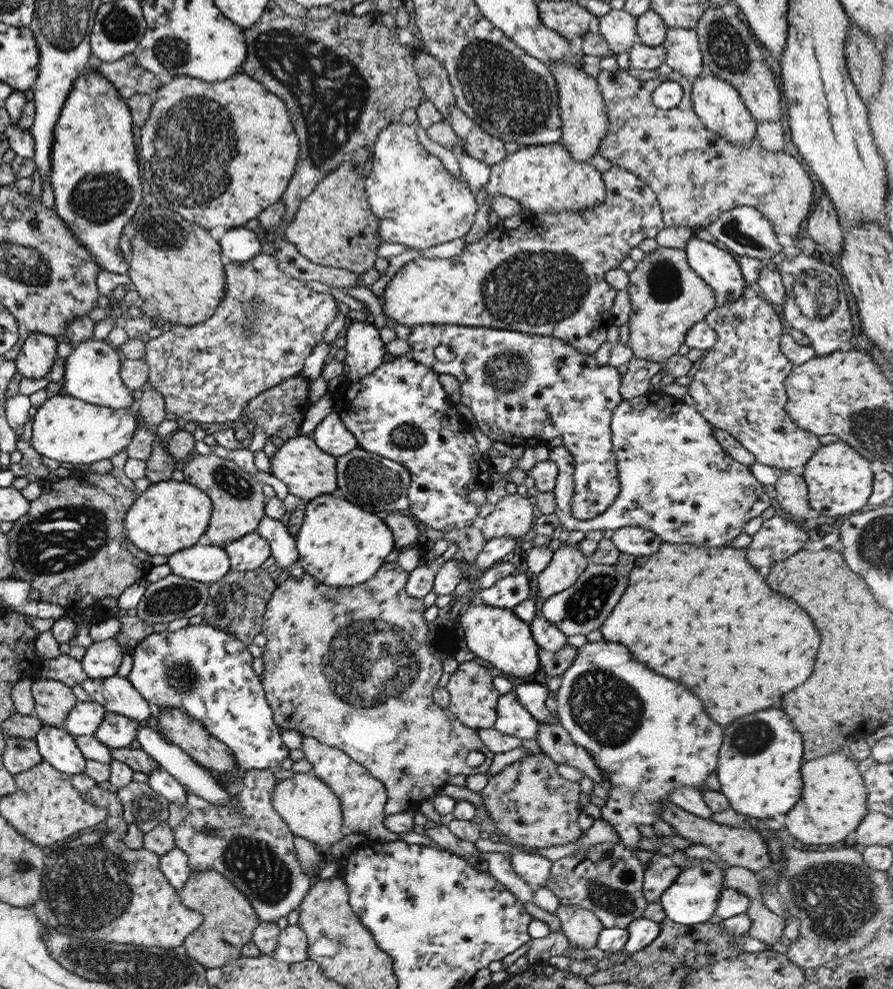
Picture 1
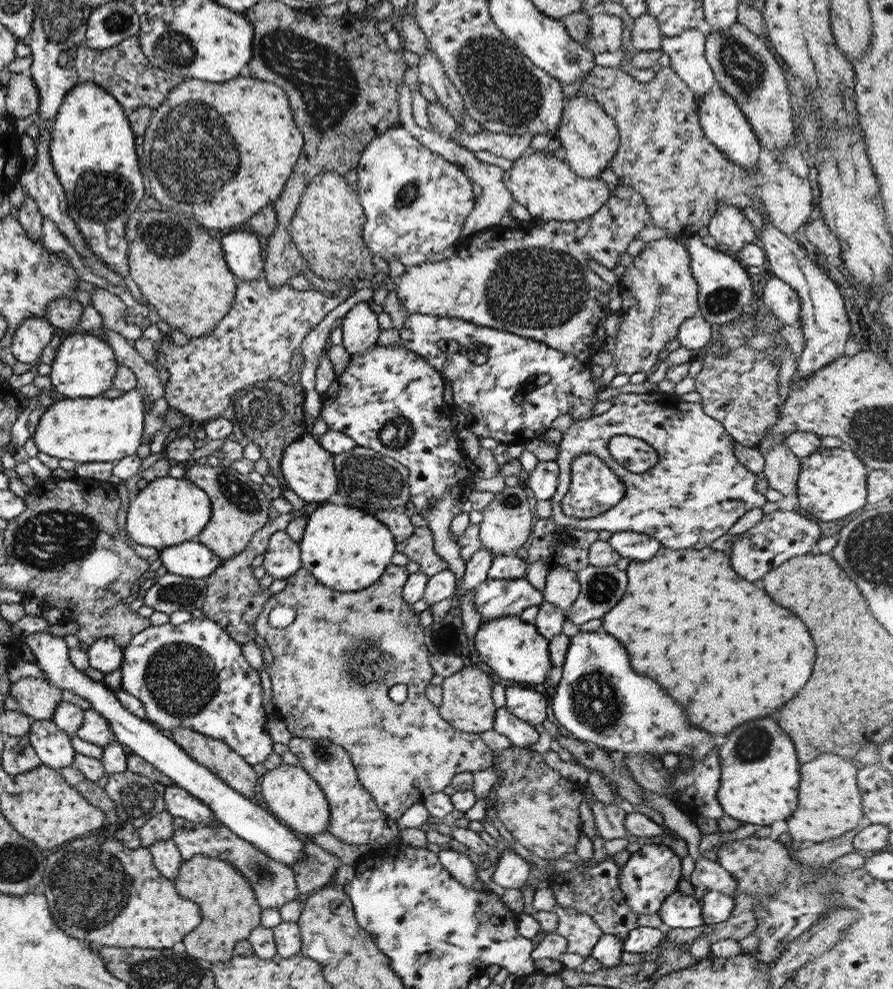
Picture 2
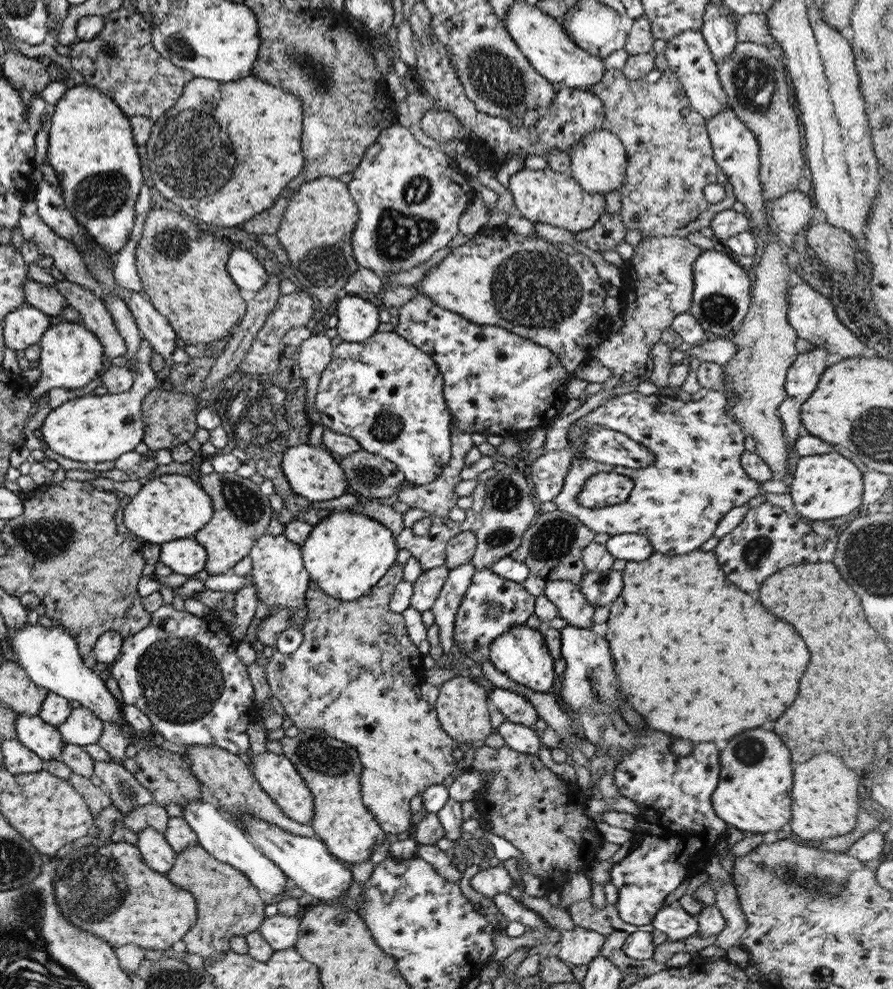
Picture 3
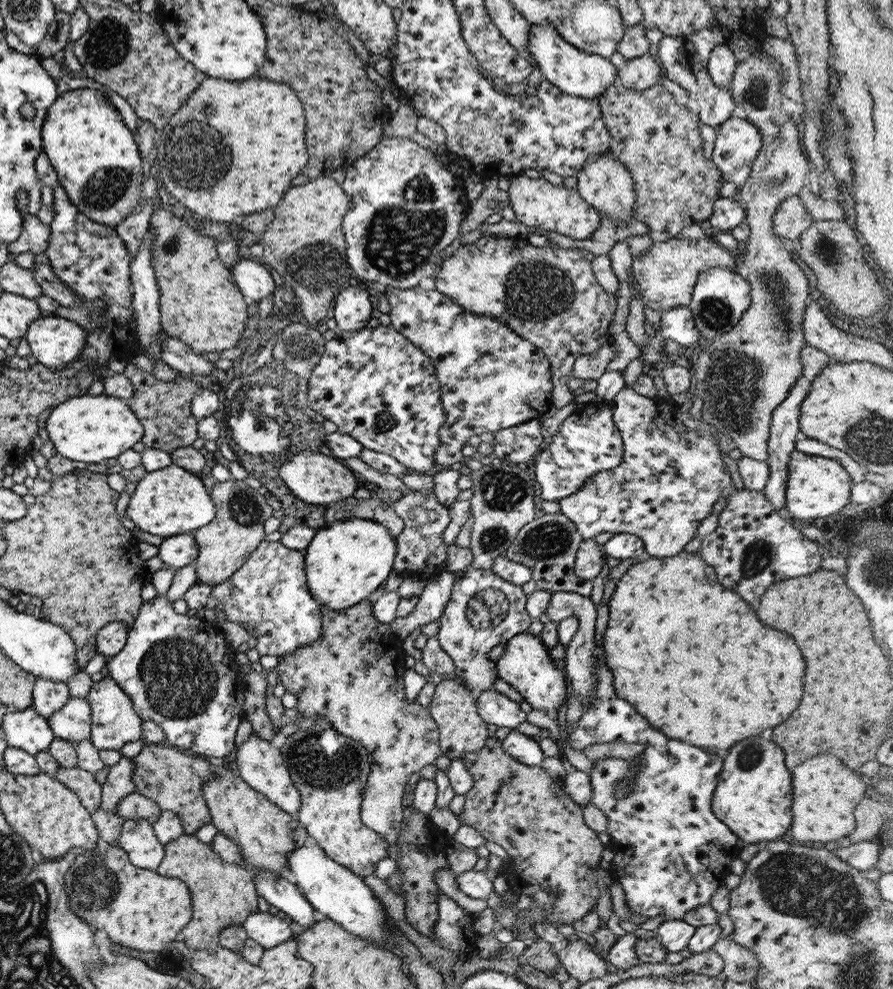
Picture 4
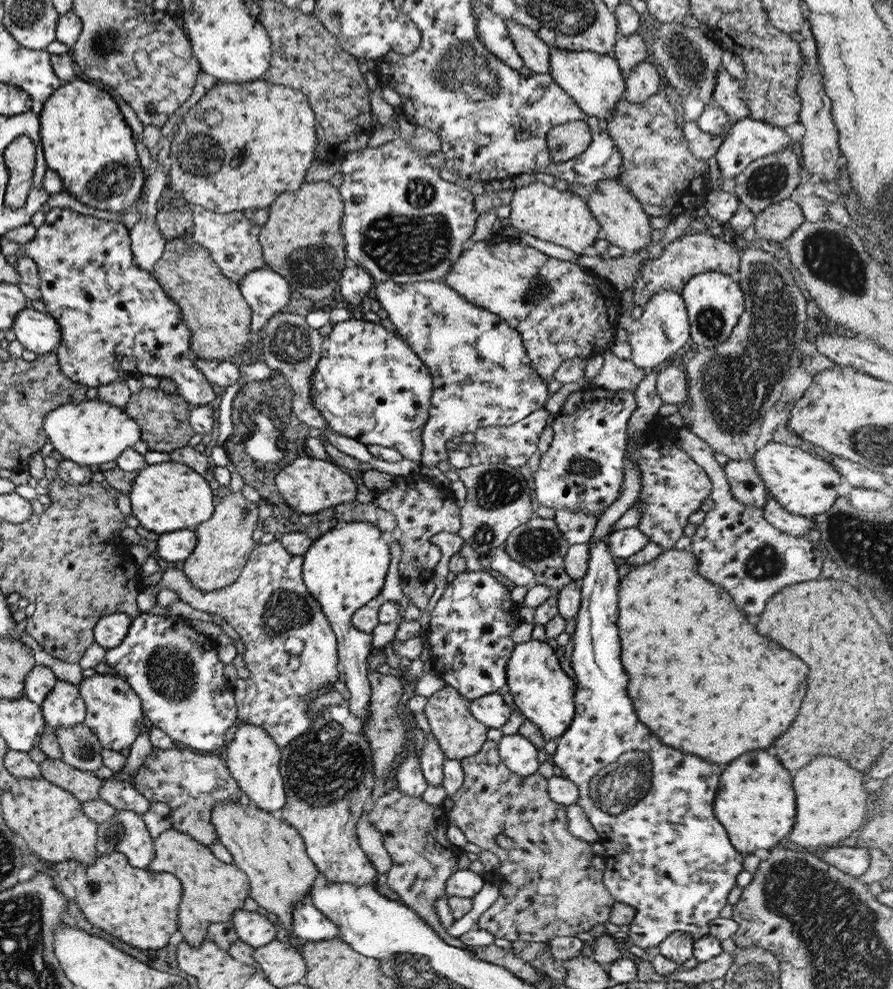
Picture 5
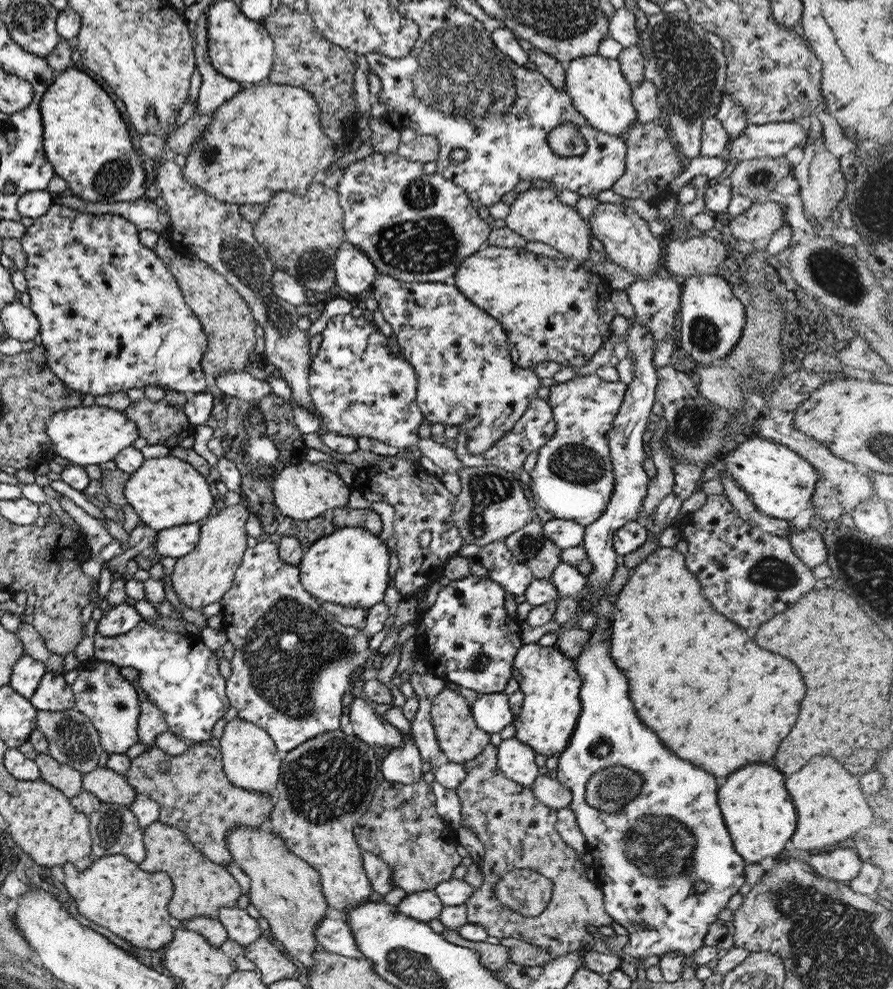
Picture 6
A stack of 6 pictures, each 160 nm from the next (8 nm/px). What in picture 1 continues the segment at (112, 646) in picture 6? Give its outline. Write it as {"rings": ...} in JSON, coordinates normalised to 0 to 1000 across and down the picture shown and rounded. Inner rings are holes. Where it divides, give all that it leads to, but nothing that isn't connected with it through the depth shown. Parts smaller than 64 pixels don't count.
{"rings":[[[226,629],[196,638],[185,636],[159,645],[149,654],[147,661],[149,669],[141,687],[167,711],[169,724],[187,715],[196,715],[209,721],[256,756],[264,776],[272,780],[306,778],[324,764],[324,757],[315,746],[315,738],[307,734],[305,718],[297,706],[290,683],[281,674],[282,664],[277,653],[260,641]]]}

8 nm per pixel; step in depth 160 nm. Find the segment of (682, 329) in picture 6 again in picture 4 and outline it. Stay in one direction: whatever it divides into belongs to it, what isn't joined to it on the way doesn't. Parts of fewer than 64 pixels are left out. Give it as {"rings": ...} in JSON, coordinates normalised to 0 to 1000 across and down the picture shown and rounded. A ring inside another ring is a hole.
{"rings":[[[789,270],[781,278],[770,312],[774,314],[785,347],[797,345],[816,336],[840,308],[840,289],[825,274],[812,270]]]}

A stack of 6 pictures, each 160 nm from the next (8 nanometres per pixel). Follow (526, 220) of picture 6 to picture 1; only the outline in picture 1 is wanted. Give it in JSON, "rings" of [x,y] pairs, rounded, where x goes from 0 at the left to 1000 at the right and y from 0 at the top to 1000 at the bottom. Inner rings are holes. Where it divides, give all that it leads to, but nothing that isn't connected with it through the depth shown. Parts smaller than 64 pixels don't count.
{"rings":[[[626,144],[610,147],[592,147],[567,155],[566,160],[549,168],[545,190],[545,207],[558,196],[573,200],[588,217],[599,218],[608,214],[653,214],[673,206],[677,189],[672,175],[660,164],[646,164]]]}

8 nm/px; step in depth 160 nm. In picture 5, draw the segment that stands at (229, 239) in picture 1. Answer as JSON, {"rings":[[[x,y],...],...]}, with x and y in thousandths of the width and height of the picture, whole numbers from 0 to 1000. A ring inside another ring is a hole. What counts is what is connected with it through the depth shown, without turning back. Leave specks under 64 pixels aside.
{"rings":[[[301,271],[274,276],[267,292],[280,311],[280,333],[287,336],[324,305],[324,286]]]}

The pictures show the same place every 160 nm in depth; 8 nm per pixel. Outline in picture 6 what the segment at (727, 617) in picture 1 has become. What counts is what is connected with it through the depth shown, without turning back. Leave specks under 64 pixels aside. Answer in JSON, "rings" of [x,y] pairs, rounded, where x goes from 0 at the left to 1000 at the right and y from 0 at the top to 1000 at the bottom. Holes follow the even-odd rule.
{"rings":[[[733,554],[704,578],[703,585],[686,609],[682,659],[704,690],[704,708],[711,714],[713,726],[718,726],[718,730],[727,738],[736,740],[736,746],[742,750],[742,754],[754,758],[758,762],[758,766],[767,766],[767,768],[776,770],[776,775],[803,785],[804,790],[807,785],[814,785],[821,779],[825,779],[839,770],[854,770],[857,766],[863,766],[868,762],[875,746],[886,738],[886,734],[892,726],[892,720],[895,720],[895,710],[901,702],[901,694],[895,684],[895,677],[881,665],[848,655],[848,651],[841,645],[837,645],[837,641],[828,633],[812,627],[807,621],[803,621],[791,607],[781,585],[767,574],[766,562],[753,554]]]}

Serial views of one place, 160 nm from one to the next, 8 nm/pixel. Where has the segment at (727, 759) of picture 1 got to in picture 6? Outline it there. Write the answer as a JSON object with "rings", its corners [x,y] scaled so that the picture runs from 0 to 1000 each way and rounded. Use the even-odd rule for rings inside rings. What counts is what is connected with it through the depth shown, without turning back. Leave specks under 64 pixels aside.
{"rings":[[[839,772],[810,788],[802,803],[821,859],[837,874],[849,873],[857,866],[868,869],[890,837],[890,817],[879,801],[877,785],[863,775]]]}

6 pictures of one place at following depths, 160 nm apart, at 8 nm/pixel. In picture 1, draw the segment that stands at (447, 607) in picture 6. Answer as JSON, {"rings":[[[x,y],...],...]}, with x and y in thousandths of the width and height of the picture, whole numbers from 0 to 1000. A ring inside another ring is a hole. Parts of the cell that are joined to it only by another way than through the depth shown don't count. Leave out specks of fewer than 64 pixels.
{"rings":[[[574,577],[566,584],[536,598],[540,610],[560,616],[573,616],[592,603],[592,586],[587,578]]]}

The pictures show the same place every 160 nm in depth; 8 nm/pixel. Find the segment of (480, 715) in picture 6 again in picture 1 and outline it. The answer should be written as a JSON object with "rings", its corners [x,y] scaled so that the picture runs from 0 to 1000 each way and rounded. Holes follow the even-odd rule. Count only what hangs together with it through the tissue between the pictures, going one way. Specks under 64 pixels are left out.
{"rings":[[[589,690],[581,691],[574,700],[579,705],[579,708],[583,711],[583,714],[588,715],[588,718],[592,719],[592,722],[597,723],[597,726],[604,730],[615,729],[615,718],[610,715],[610,708],[618,702],[614,700],[614,697],[606,690]]]}

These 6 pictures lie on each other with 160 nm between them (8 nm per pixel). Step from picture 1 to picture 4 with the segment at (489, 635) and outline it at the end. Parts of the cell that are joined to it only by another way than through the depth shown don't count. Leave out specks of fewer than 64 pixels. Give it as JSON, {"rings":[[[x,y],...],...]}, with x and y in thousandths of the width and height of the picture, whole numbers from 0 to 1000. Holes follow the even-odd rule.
{"rings":[[[590,639],[578,641],[567,647],[563,660],[553,669],[555,684],[581,701],[595,714],[595,719],[610,718],[623,720],[626,724],[630,721],[637,695],[628,672],[615,664],[614,658],[604,643]]]}

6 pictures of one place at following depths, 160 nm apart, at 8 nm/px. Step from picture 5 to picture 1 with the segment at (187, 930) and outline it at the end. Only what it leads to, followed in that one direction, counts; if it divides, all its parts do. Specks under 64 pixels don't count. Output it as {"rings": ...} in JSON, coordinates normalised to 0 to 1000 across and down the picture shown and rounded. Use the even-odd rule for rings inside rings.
{"rings":[[[237,878],[225,882],[214,881],[207,895],[198,901],[198,907],[203,915],[208,916],[211,920],[225,924],[227,930],[227,934],[222,936],[218,942],[212,944],[209,950],[205,952],[208,967],[216,969],[218,973],[222,973],[232,981],[246,979],[252,974],[261,973],[270,968],[268,965],[270,958],[281,951],[283,939],[291,931],[277,909],[265,901],[265,898],[259,895],[259,892],[252,886],[247,886]],[[250,942],[268,944],[268,954],[263,954],[263,957],[254,954],[247,949]]]}

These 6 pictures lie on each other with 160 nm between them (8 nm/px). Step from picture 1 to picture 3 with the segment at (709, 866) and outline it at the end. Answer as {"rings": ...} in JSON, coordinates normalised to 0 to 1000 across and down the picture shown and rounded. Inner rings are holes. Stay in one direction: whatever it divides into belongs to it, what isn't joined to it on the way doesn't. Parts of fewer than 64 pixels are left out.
{"rings":[[[757,914],[740,918],[729,930],[731,939],[747,945],[747,951],[765,950],[782,940],[779,928]]]}

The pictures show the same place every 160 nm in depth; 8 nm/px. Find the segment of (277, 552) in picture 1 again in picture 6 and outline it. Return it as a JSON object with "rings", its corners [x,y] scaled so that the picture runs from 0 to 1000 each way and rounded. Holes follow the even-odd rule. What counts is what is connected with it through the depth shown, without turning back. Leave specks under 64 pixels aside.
{"rings":[[[302,544],[298,547],[292,547],[283,552],[283,554],[277,554],[272,558],[269,571],[263,577],[259,593],[252,598],[252,601],[244,607],[247,610],[249,618],[245,620],[249,627],[250,638],[254,642],[254,646],[259,649],[262,660],[258,668],[258,681],[254,688],[252,688],[252,702],[259,716],[264,718],[264,726],[275,728],[283,731],[286,734],[292,735],[301,744],[306,747],[310,760],[316,767],[323,758],[331,755],[334,752],[351,746],[361,740],[368,740],[380,737],[380,724],[382,724],[382,706],[386,700],[392,699],[395,696],[396,689],[391,689],[391,686],[398,679],[399,687],[402,681],[417,683],[415,676],[409,676],[406,671],[411,667],[415,667],[421,662],[421,657],[414,658],[413,646],[414,644],[406,641],[403,636],[395,635],[394,633],[384,633],[380,631],[367,619],[356,611],[356,606],[349,604],[337,593],[334,585],[333,571],[317,568],[315,564],[310,562],[310,552],[307,544]]]}

